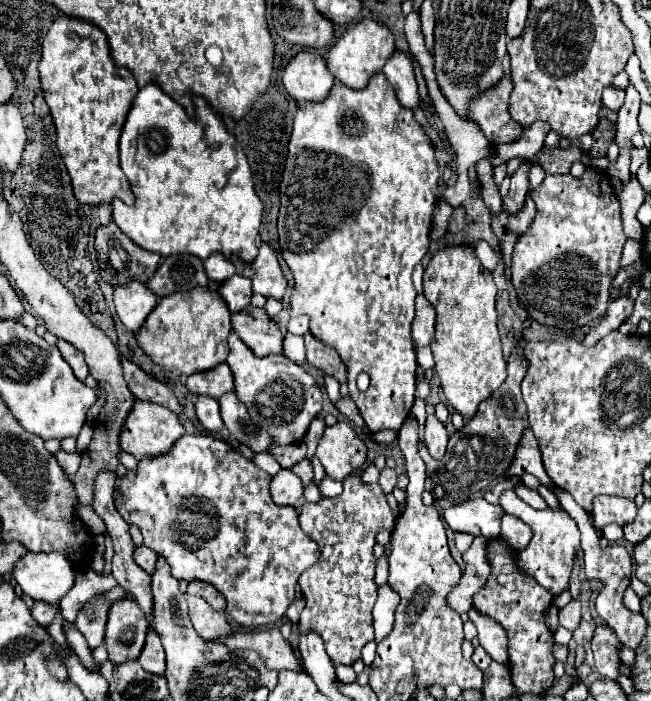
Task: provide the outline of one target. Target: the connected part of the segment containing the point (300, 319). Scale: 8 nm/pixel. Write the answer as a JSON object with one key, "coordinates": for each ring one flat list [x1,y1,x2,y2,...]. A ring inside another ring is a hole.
{"coordinates":[[295,316,295,318,291,318,289,324,287,324,287,330,293,332,293,334,303,336,305,332,309,332,309,318,307,316]]}

